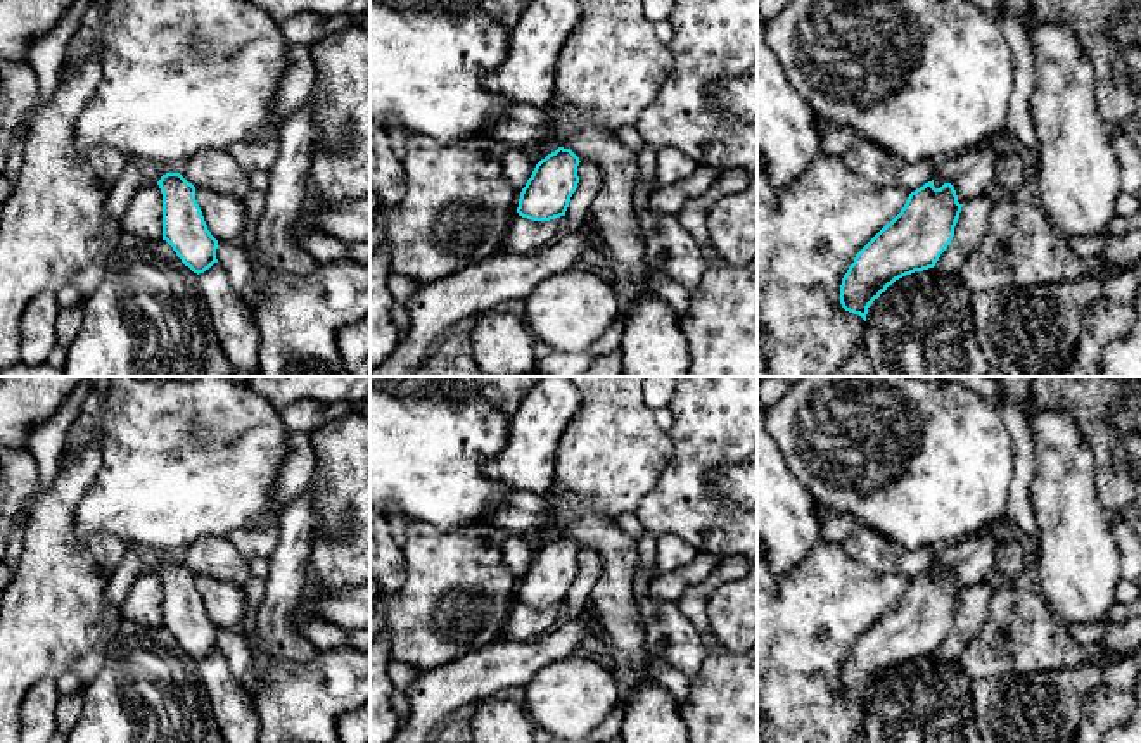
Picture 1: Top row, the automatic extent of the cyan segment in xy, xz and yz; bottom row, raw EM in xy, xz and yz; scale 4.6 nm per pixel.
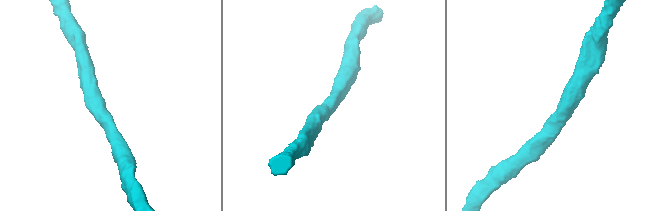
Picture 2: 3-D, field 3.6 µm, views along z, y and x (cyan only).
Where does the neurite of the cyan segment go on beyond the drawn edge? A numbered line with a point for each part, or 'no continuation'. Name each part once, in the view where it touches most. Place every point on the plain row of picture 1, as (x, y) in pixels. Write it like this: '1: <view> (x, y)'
no continuation

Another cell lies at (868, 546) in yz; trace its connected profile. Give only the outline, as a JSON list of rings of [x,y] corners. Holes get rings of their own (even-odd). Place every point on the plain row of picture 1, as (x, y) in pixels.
[[[816,501],[825,539],[842,546],[866,567],[902,575],[908,581],[932,568],[937,549],[904,549],[880,532],[859,524],[854,517],[833,511]]]

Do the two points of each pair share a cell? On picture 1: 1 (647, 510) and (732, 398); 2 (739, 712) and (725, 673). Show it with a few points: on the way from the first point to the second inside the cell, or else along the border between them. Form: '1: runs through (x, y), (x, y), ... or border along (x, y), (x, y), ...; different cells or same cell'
1: runs through (675, 482), (699, 455), (699, 448), (714, 425); same cell
2: runs through (739, 702), (726, 683); same cell

